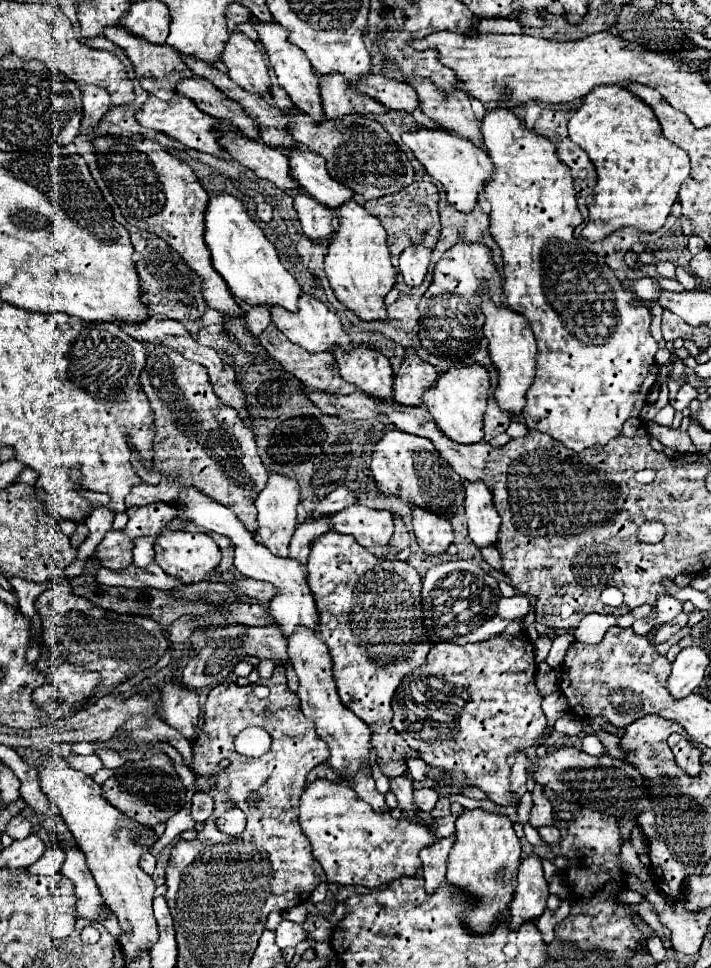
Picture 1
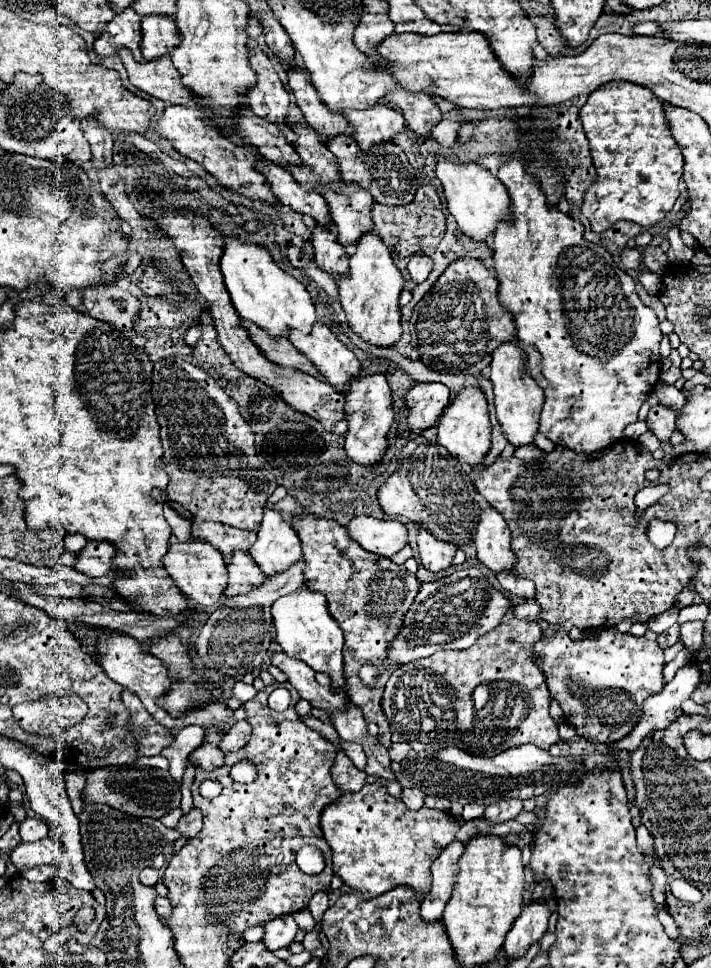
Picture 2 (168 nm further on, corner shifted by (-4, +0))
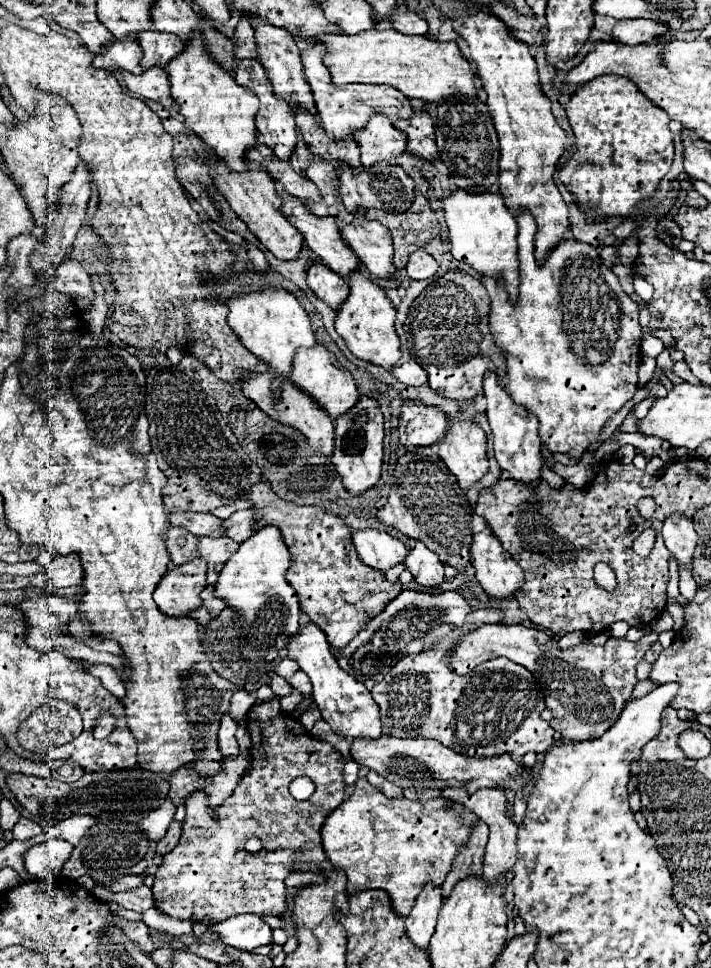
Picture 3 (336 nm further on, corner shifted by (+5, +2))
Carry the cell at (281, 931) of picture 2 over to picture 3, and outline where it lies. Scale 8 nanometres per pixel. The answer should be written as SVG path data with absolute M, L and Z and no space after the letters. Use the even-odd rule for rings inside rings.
M241 914L227 918L225 922L215 924L211 930L219 938L219 942L247 952L251 952L261 944L273 942L271 928L255 914Z

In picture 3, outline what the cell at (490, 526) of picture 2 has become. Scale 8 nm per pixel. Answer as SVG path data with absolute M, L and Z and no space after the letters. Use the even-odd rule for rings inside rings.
M489 528L473 536L471 558L477 582L487 596L507 600L523 586L523 570L513 558L509 558L509 554L505 554Z

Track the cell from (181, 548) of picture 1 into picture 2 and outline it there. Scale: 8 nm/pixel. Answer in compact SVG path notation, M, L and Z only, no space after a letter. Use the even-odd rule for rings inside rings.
M188 540L188 542L172 542L168 546L168 552L162 558L162 566L166 568L168 576L174 580L174 584L178 586L178 590L196 600L200 606L214 606L220 598L220 594L224 592L226 584L228 584L228 572L226 572L226 562L222 552L218 552L218 548L214 548L210 542L206 540Z

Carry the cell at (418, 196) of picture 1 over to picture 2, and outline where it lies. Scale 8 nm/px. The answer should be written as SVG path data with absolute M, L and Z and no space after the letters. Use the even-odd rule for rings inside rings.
M426 184L420 186L414 200L406 206L372 206L372 222L378 236L384 240L384 244L390 248L394 258L406 258L412 254L418 254L422 248L438 246L446 232L446 220L442 212L442 202L434 186Z

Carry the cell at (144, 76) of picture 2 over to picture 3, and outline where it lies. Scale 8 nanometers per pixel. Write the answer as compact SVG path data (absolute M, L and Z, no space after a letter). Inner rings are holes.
M153 66L149 70L145 70L143 74L123 74L123 80L125 80L125 86L129 88L129 92L143 96L147 100L161 102L167 110L173 110L175 102L171 98L169 78L163 68Z

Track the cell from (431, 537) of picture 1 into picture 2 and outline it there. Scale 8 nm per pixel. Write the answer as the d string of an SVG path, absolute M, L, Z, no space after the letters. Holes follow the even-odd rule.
M426 528L418 530L418 550L420 550L420 562L430 572L442 572L452 564L452 558L456 554L456 546L444 540L438 540L434 534L430 534Z

